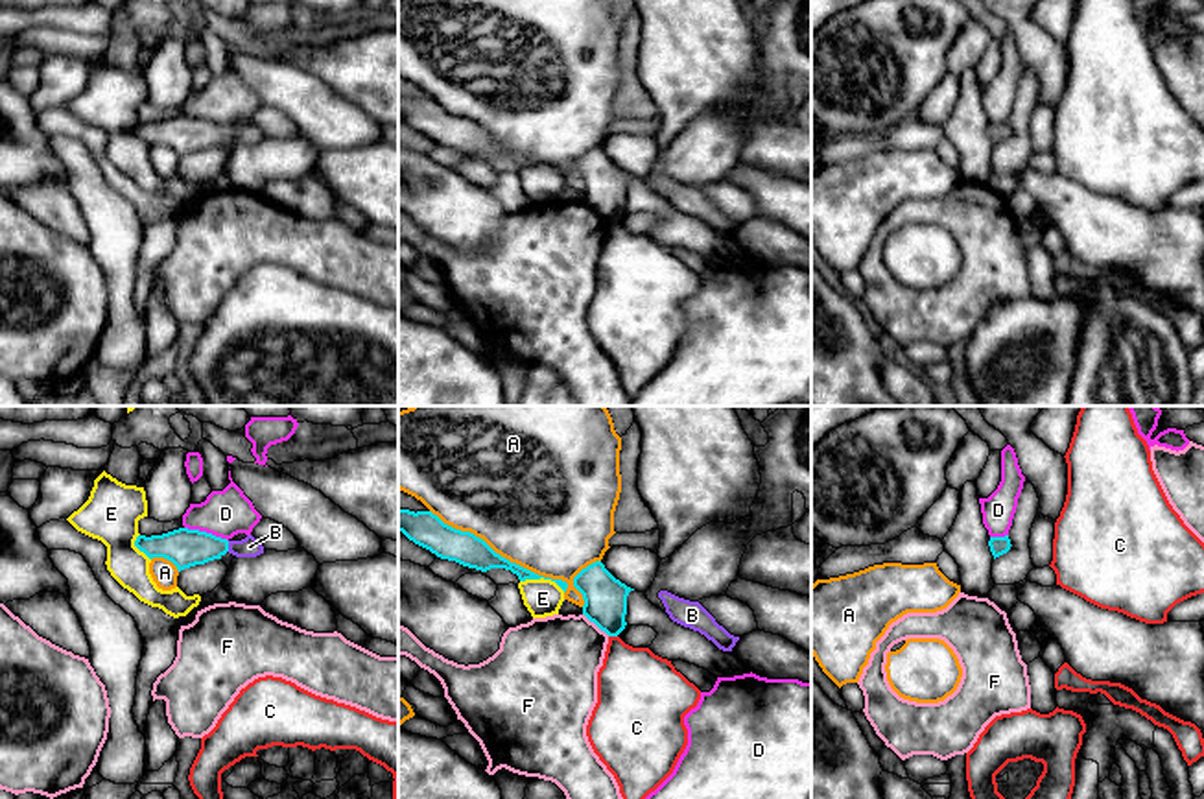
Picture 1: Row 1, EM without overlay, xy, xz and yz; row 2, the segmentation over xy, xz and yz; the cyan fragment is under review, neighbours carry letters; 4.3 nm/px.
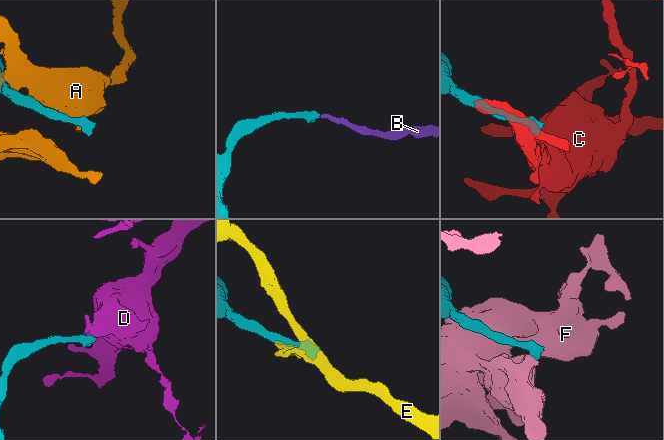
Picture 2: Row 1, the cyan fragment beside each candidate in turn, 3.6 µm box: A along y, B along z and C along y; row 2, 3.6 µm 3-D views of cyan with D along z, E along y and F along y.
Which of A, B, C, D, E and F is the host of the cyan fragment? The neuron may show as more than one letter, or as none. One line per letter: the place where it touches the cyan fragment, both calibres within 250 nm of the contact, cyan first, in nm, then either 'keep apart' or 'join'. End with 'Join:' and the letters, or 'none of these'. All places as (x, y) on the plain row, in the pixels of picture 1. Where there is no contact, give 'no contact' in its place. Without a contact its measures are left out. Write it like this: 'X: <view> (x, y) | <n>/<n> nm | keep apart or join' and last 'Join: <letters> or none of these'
A: xz (500, 143) | 140/500 nm | keep apart
B: xy (227, 133) | 170/90 nm | join
C: xz (613, 222) | 190/340 nm | keep apart
D: xy (205, 119) | 170/200 nm | keep apart
E: xz (542, 163) | 80/160 nm | keep apart
F: xz (596, 211) | 190/400 nm | keep apart
Join: B

